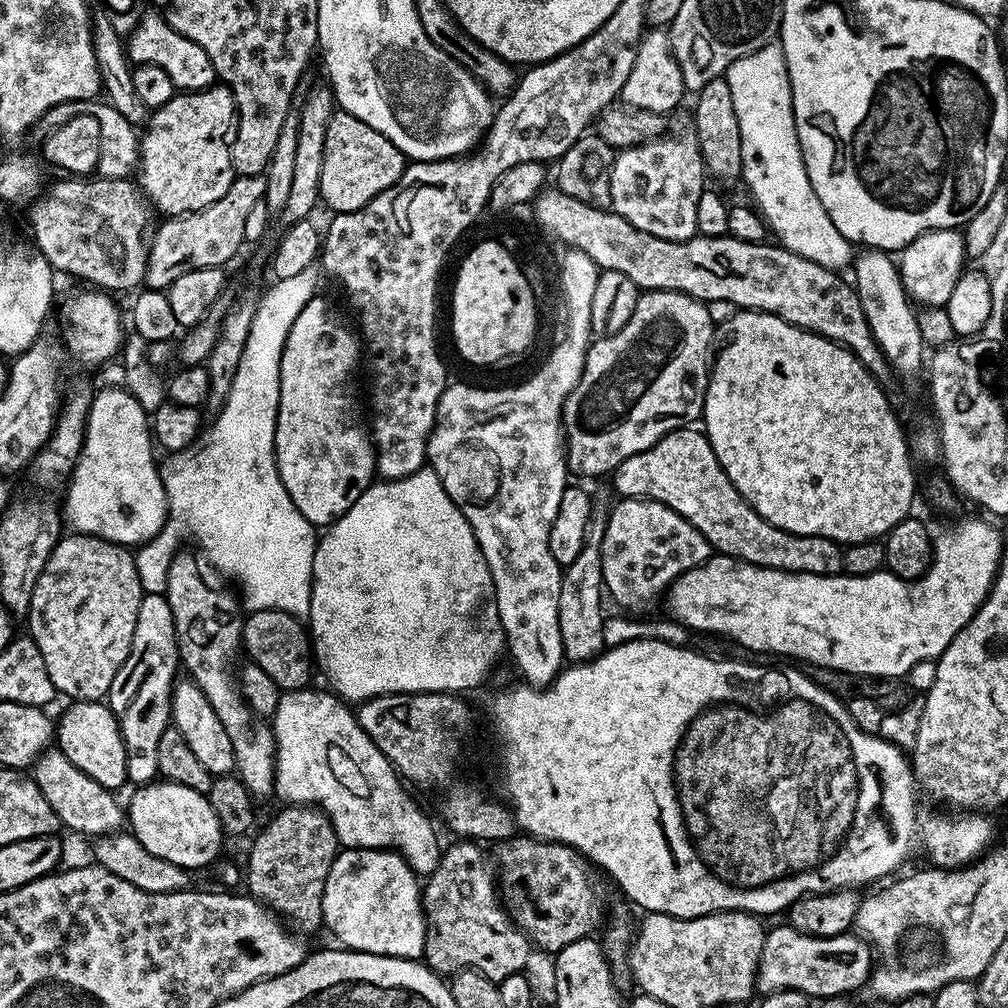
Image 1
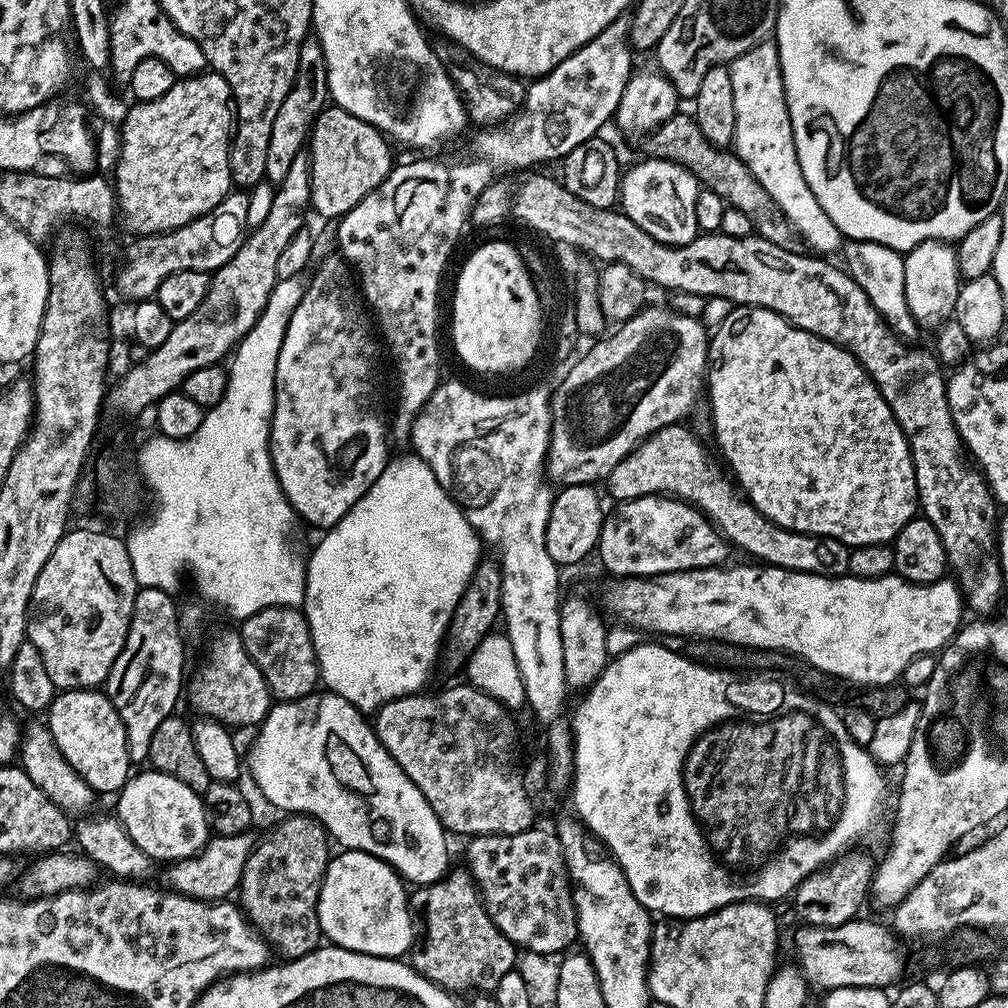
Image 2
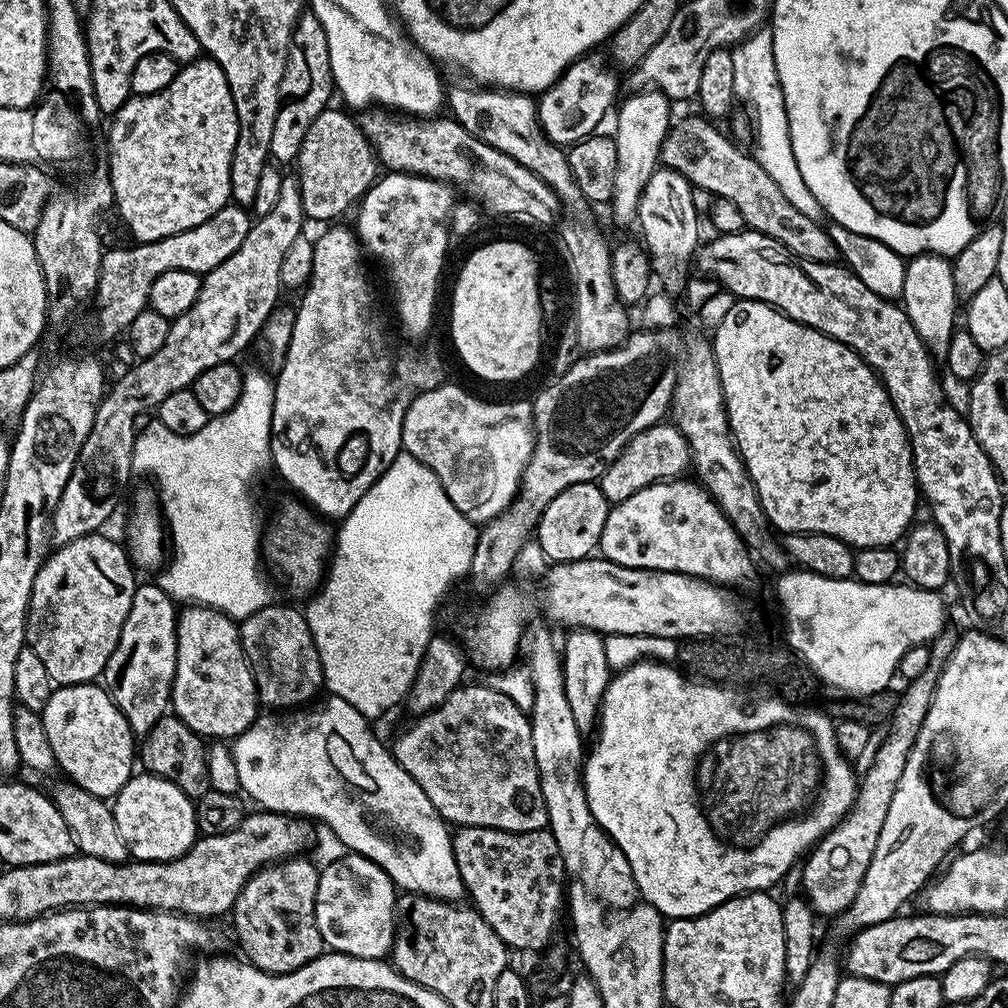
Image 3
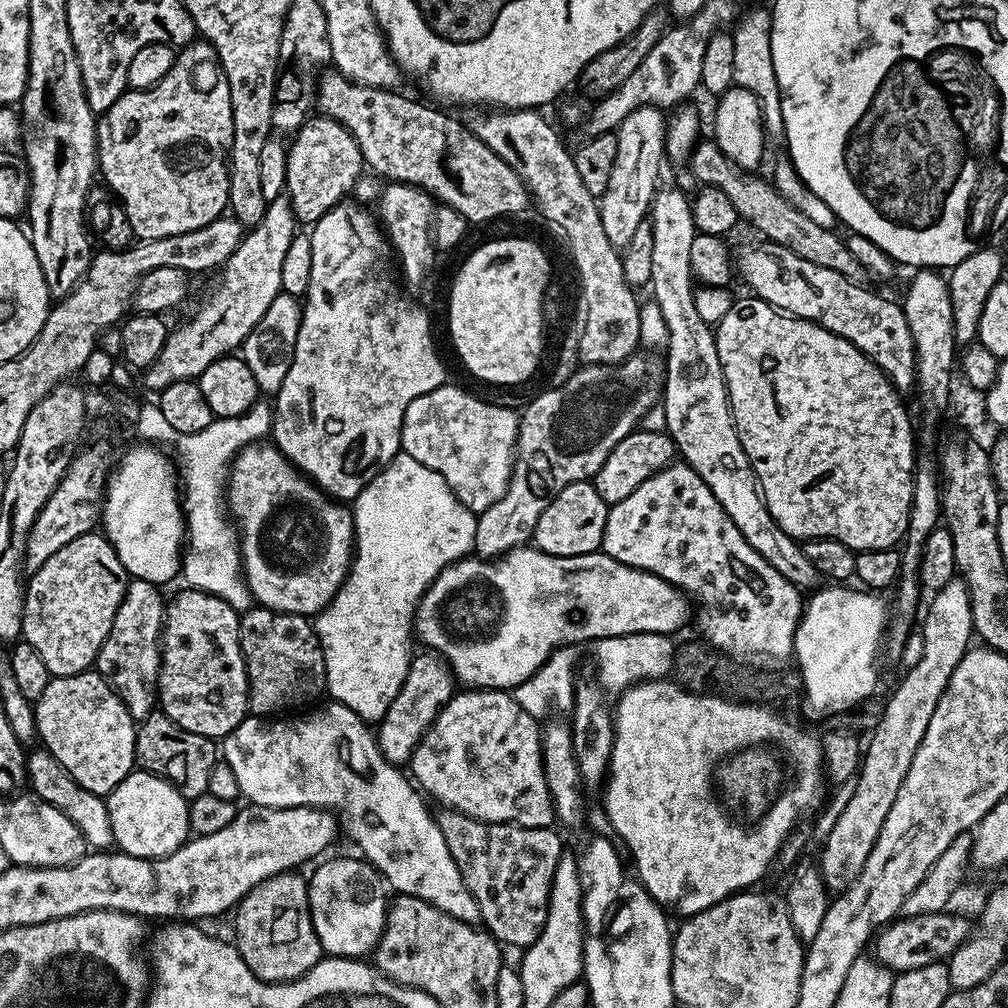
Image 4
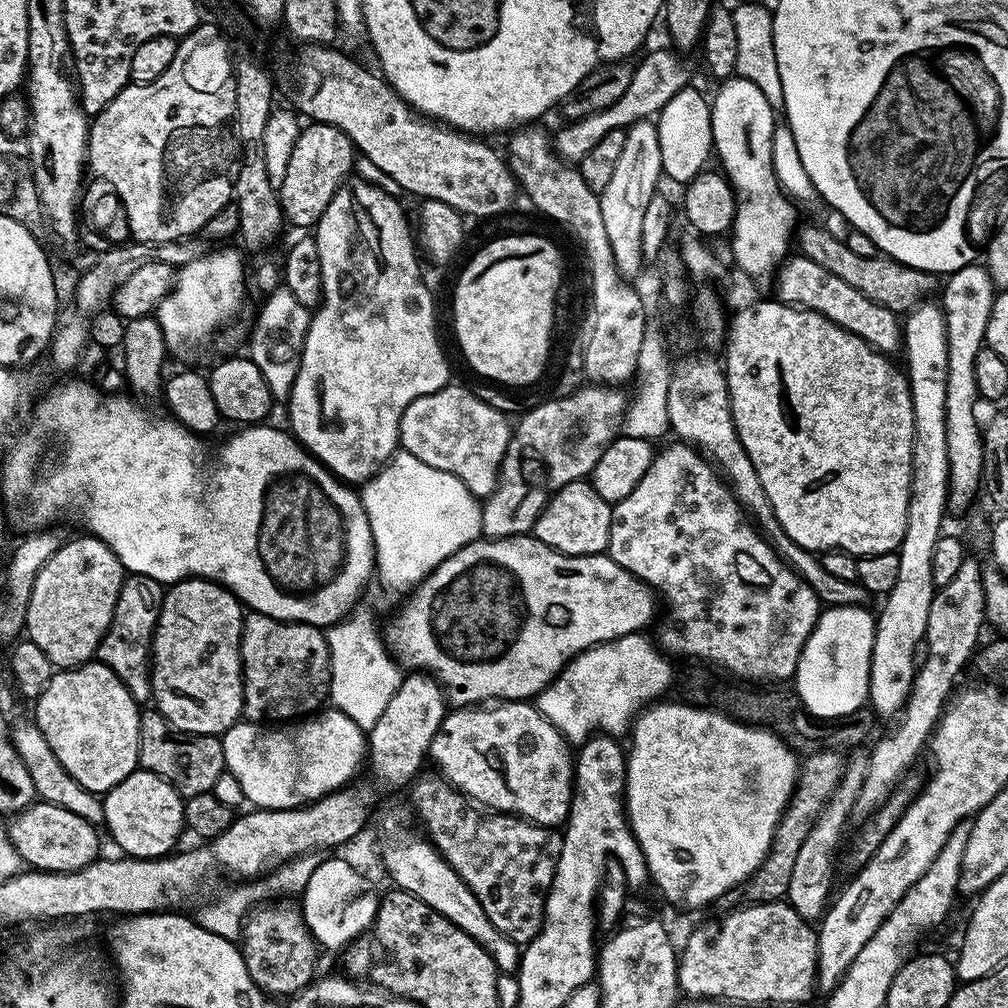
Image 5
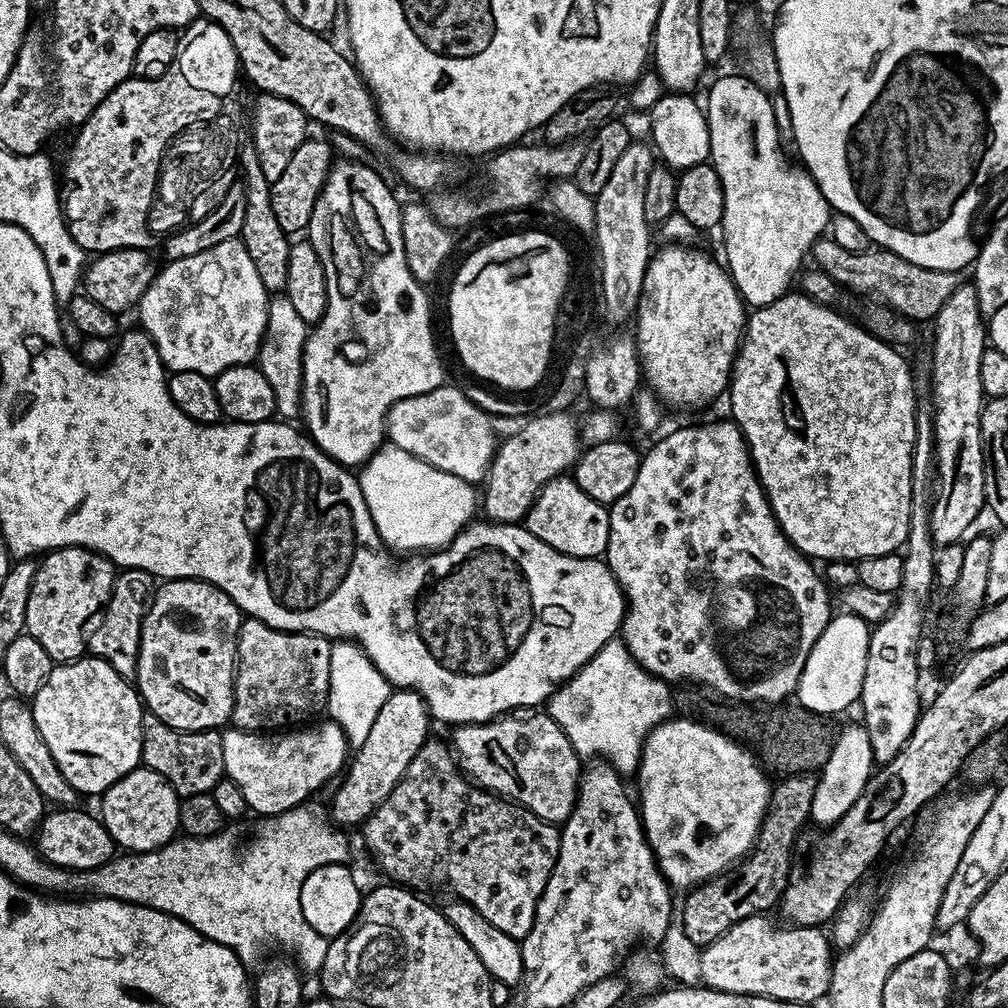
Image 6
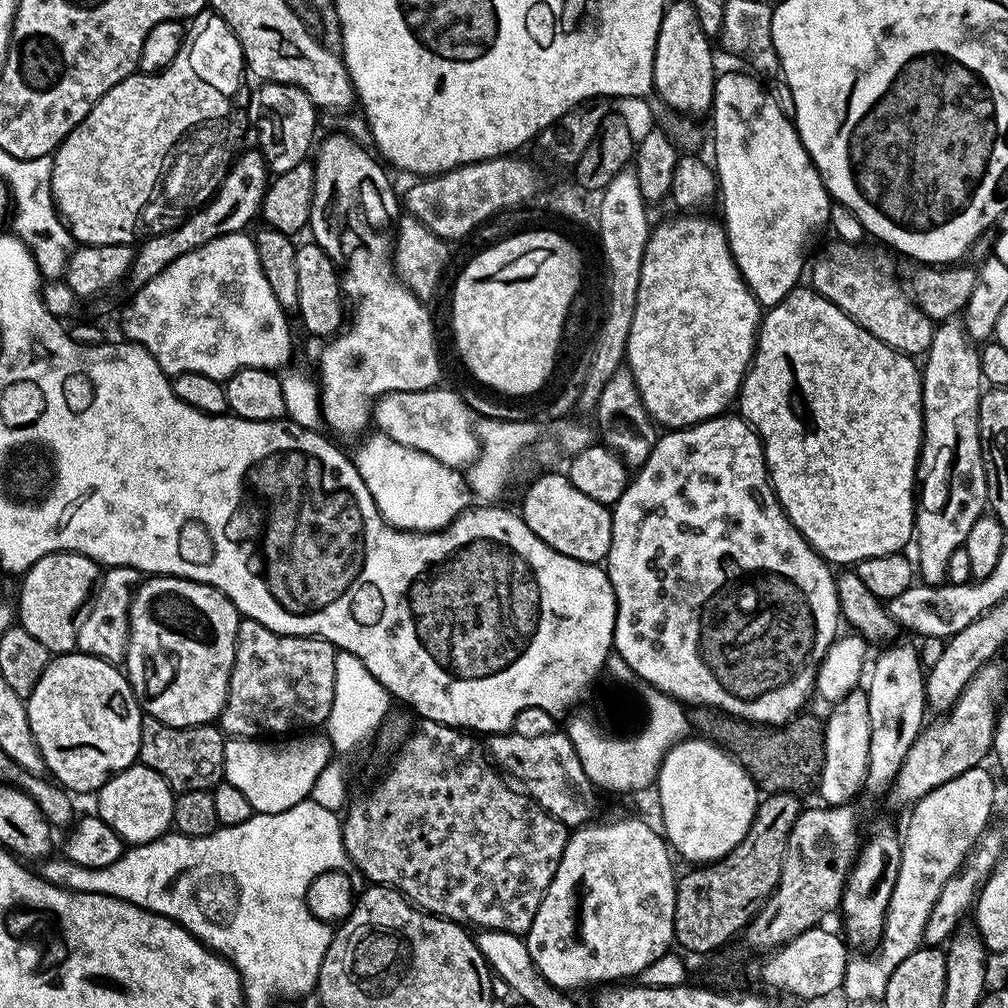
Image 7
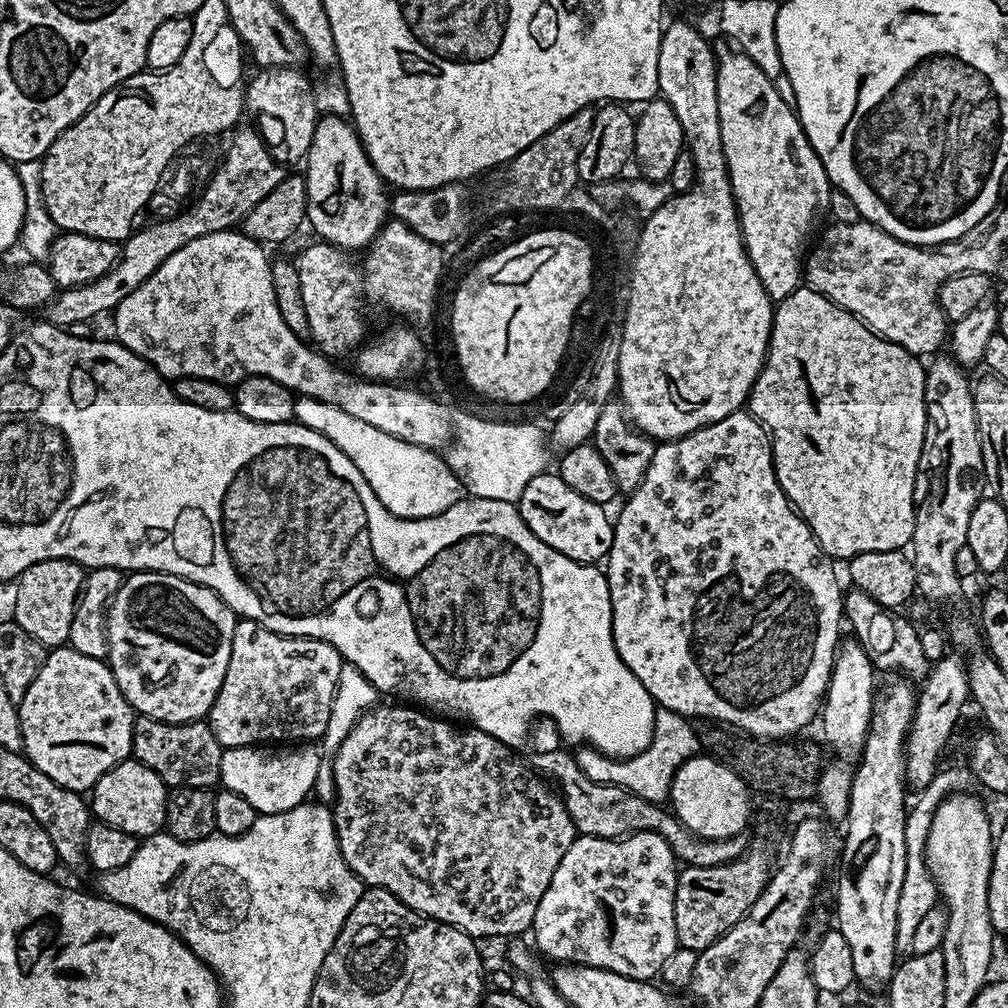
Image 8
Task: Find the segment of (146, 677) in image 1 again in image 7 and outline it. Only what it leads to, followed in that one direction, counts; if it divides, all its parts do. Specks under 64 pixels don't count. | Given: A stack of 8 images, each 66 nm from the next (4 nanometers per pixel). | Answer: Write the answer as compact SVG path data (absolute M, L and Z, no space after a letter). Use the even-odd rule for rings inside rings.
M108 568L94 588L94 595L76 625L76 648L87 656L97 656L110 664L119 665L128 651L128 611L132 594L142 579L136 568Z

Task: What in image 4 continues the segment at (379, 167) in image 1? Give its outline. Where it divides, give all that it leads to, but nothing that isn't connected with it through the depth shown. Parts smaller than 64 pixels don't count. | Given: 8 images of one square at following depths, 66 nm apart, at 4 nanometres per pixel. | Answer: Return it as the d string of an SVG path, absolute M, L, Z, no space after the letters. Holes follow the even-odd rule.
M323 114L313 115L294 133L293 144L287 145L288 161L286 162L286 182L284 183L288 201L292 204L292 209L297 221L301 225L311 226L322 218L334 205L341 203L345 199L344 192L348 192L356 184L356 179L360 176L360 171L366 168L364 153L360 150L360 144L352 137L352 133L339 124L337 120L332 120Z

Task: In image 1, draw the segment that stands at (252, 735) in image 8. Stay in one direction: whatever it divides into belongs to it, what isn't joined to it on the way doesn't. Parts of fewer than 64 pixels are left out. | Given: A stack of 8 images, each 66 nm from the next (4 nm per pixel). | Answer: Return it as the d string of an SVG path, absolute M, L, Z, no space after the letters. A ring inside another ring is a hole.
M271 608L253 612L244 621L243 651L248 651L251 663L266 670L270 678L284 692L296 692L309 687L314 672L314 653L310 647L310 636L305 625L289 612L279 612Z

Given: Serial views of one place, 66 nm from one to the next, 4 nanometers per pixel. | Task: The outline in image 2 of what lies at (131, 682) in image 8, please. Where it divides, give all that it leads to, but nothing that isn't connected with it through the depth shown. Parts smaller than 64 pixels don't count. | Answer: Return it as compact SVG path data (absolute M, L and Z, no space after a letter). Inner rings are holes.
M236 630L220 632L213 638L204 665L193 676L191 673L187 681L186 700L192 703L194 711L200 712L196 714L233 729L263 724L274 703L273 694L266 686L266 678L262 678L262 670L258 670L256 663L248 656L244 639Z

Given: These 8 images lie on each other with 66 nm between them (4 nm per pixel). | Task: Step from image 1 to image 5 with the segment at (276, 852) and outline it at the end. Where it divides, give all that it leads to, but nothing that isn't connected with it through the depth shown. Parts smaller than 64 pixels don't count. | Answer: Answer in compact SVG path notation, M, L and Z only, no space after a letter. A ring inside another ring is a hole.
M284 900L268 903L272 904L268 904L260 909L257 907L247 917L242 929L240 949L250 978L262 991L268 993L273 998L291 998L299 994L302 989L308 987L317 975L316 960L320 950L312 937L312 932L309 931L305 923L303 911L297 905L295 907L292 904L288 904L292 902Z

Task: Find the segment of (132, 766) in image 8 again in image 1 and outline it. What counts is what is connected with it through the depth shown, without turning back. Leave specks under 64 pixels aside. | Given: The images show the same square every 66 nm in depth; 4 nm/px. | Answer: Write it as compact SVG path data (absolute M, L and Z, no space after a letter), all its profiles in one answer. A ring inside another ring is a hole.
M153 782L137 787L135 791L132 801L126 804L126 824L150 854L158 854L158 858L166 858L166 862L189 870L217 863L222 846L206 846L206 842L223 845L226 837L205 793L167 782Z

